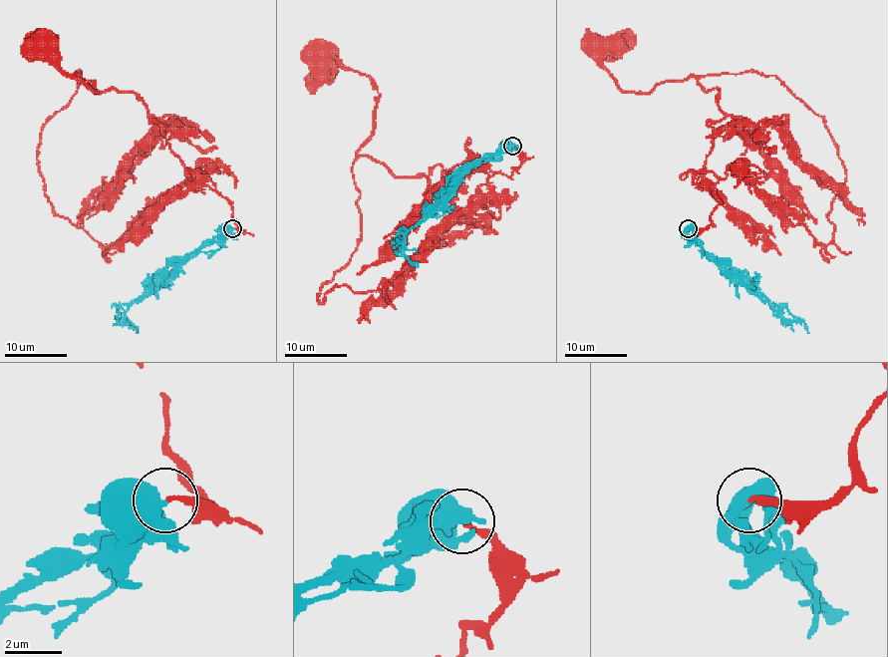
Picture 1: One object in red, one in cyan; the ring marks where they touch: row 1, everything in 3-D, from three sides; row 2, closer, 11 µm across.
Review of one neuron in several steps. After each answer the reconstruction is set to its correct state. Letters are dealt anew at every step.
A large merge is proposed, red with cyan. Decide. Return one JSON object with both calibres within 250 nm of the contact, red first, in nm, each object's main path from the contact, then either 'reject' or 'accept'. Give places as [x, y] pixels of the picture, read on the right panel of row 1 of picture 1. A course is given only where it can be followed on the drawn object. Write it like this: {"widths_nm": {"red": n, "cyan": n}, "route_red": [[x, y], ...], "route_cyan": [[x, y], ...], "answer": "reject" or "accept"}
{"widths_nm": {"red": 170, "cyan": 360}, "route_red": [[688, 228], [719, 203], [703, 170], [719, 91], [695, 77], [625, 93], [597, 44]], "route_cyan": [[688, 228], [697, 236], [700, 247], [733, 279], [748, 286], [785, 319], [802, 322], [809, 333]], "answer": "accept"}

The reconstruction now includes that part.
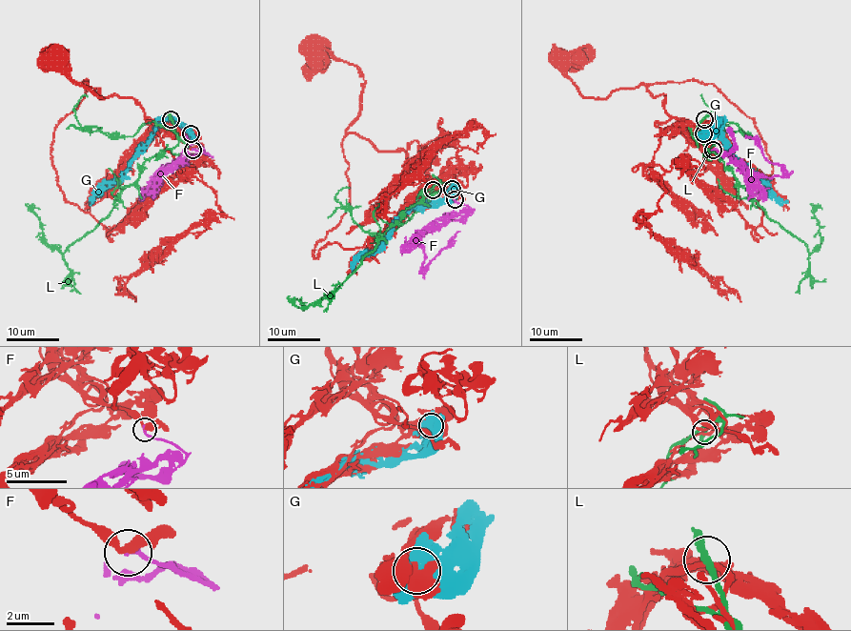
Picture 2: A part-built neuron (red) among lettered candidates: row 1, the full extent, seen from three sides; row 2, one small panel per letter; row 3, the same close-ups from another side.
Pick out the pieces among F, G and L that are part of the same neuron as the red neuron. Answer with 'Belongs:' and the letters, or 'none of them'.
Belongs: F

